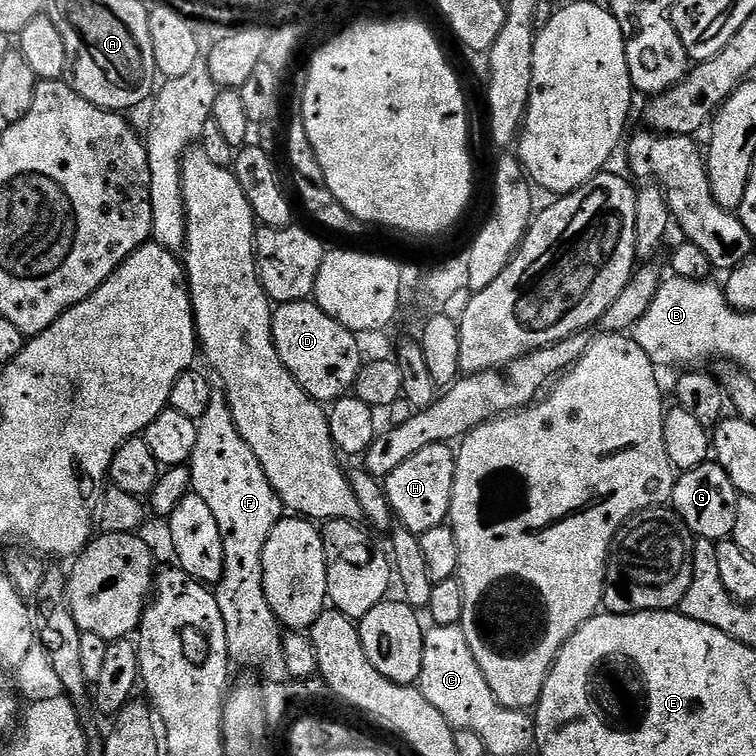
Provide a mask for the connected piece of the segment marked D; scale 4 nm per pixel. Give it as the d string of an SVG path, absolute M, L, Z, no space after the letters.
M311 299L279 305L272 314L272 333L278 358L310 398L331 402L353 391L362 367L357 333L334 322Z

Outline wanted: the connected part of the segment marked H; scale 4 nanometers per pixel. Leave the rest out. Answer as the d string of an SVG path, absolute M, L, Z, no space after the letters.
M448 444L426 446L426 450L418 450L414 458L406 458L406 462L402 462L402 466L398 466L398 470L391 472L383 481L384 493L399 527L410 530L418 537L426 534L426 530L445 527L451 517L456 452L450 449Z

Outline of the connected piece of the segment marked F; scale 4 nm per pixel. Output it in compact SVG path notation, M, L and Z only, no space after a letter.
M213 391L210 407L198 421L198 442L194 442L194 454L190 461L192 474L191 491L210 506L214 519L218 522L218 530L222 530L222 548L224 550L224 576L215 585L218 610L226 627L227 650L229 659L236 665L262 667L263 678L269 685L285 685L290 678L284 654L284 630L276 615L270 610L270 602L266 602L266 590L262 582L262 550L266 550L266 538L270 538L270 530L285 515L286 509L278 498L274 486L270 486L270 478L266 478L266 470L254 458L254 450L246 446L246 438L238 434L238 426L234 426L234 414L230 414L230 406L223 391Z

